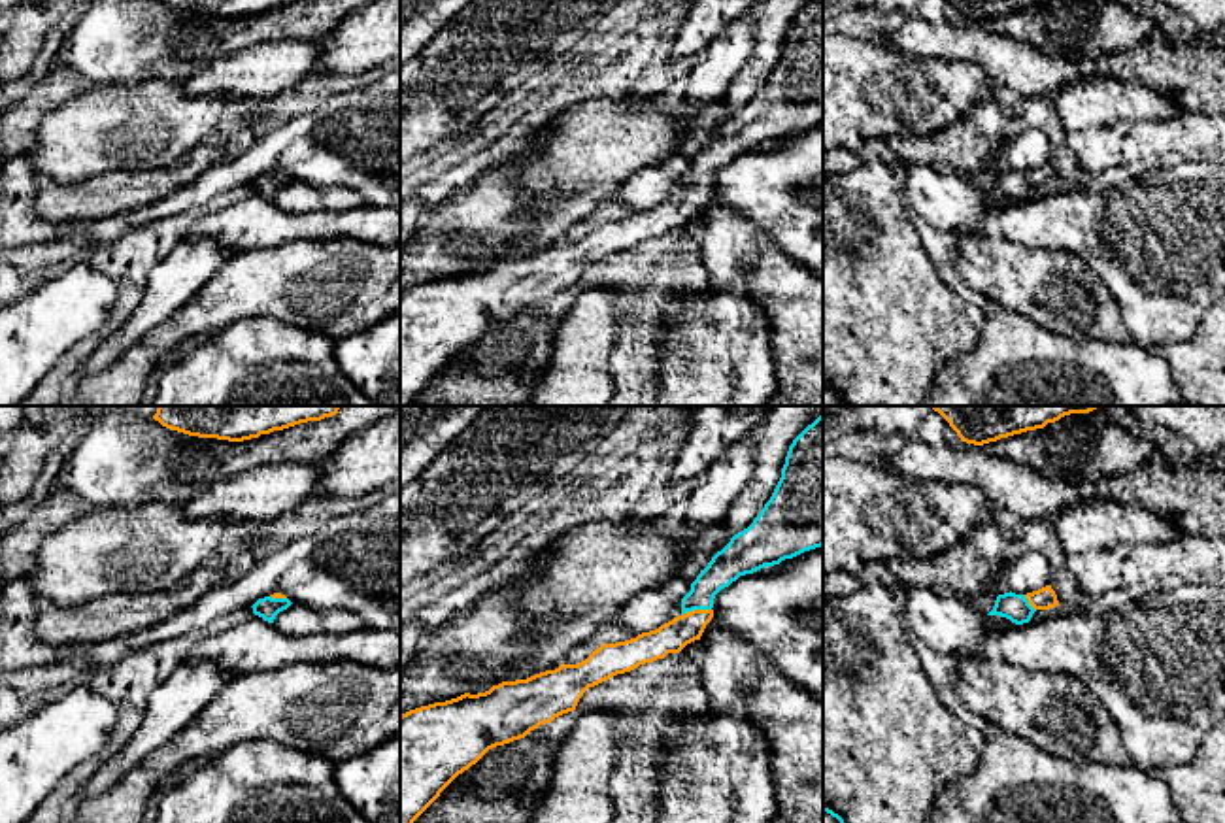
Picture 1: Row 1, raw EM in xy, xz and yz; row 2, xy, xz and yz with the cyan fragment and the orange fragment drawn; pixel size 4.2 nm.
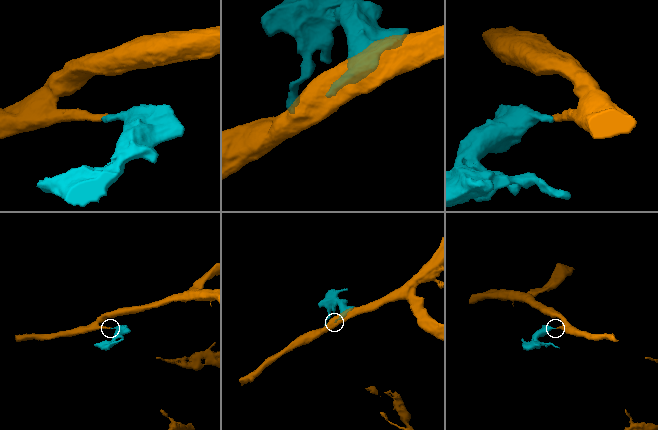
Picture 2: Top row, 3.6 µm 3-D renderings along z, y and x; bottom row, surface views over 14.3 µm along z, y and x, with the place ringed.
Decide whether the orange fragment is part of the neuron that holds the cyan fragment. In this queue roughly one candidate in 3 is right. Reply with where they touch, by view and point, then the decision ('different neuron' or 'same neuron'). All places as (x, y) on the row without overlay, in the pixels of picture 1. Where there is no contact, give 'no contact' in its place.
xz (695, 185) | same neuron

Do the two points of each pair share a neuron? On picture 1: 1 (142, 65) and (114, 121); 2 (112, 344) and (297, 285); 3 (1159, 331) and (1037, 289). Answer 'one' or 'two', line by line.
1: two
2: two
3: two

